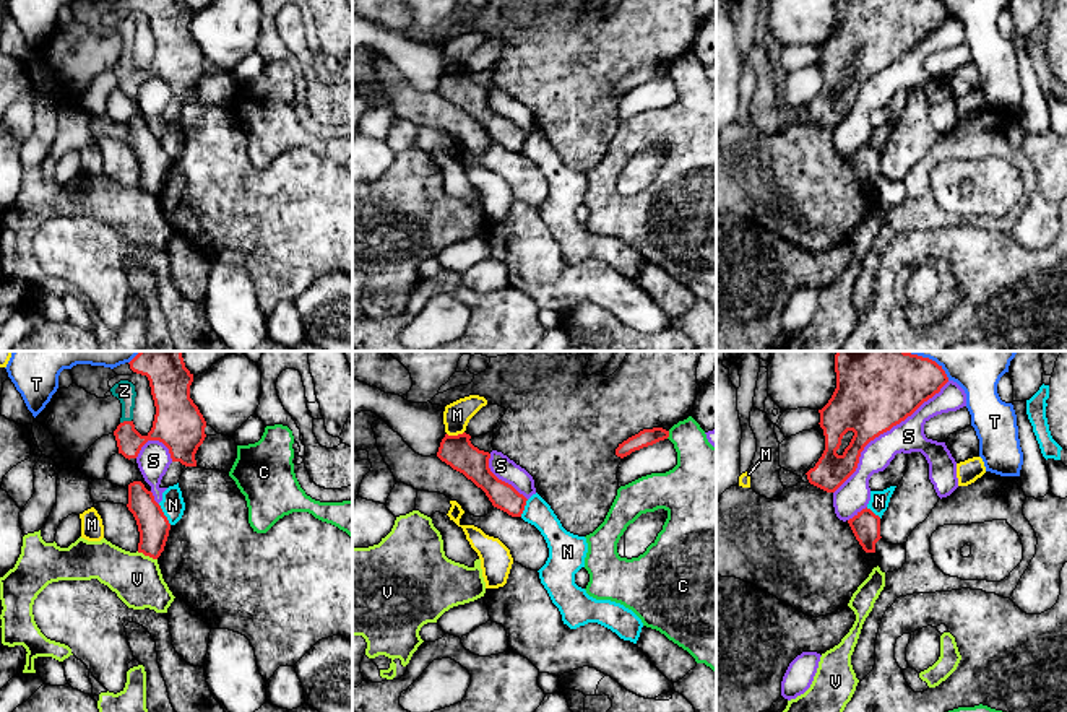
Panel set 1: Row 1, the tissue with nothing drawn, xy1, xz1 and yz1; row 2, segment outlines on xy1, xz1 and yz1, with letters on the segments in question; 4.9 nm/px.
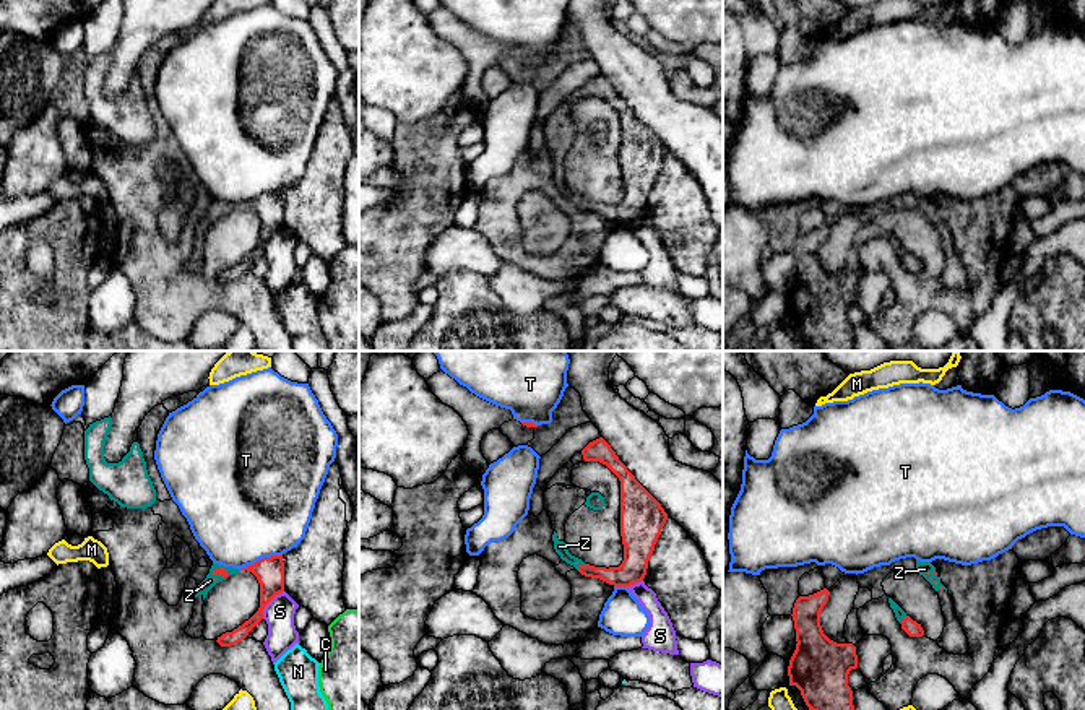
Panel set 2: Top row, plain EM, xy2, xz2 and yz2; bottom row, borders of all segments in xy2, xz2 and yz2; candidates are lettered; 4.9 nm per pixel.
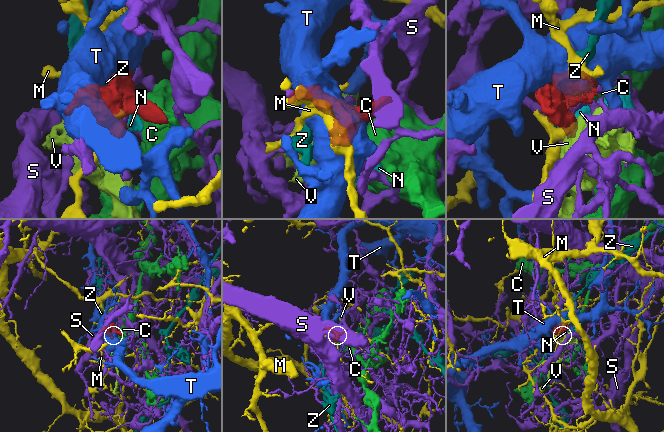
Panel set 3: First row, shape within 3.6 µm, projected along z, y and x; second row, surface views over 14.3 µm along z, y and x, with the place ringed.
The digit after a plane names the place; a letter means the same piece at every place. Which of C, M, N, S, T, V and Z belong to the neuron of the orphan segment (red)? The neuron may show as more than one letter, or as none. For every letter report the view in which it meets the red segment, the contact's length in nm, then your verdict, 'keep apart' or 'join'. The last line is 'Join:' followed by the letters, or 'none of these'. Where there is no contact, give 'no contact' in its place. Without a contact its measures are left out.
C: contact in xz1; length 40 nm; keep apart
M: contact in xz1; length 90 nm; keep apart
N: contact in xy1; length 120 nm; keep apart
S: contact in yz1; length 800 nm; keep apart
T: contact in xy2; length 220 nm; keep apart
V: contact in xy1; length 110 nm; keep apart
Z: contact in xy1; length 60 nm; join
Join: Z

